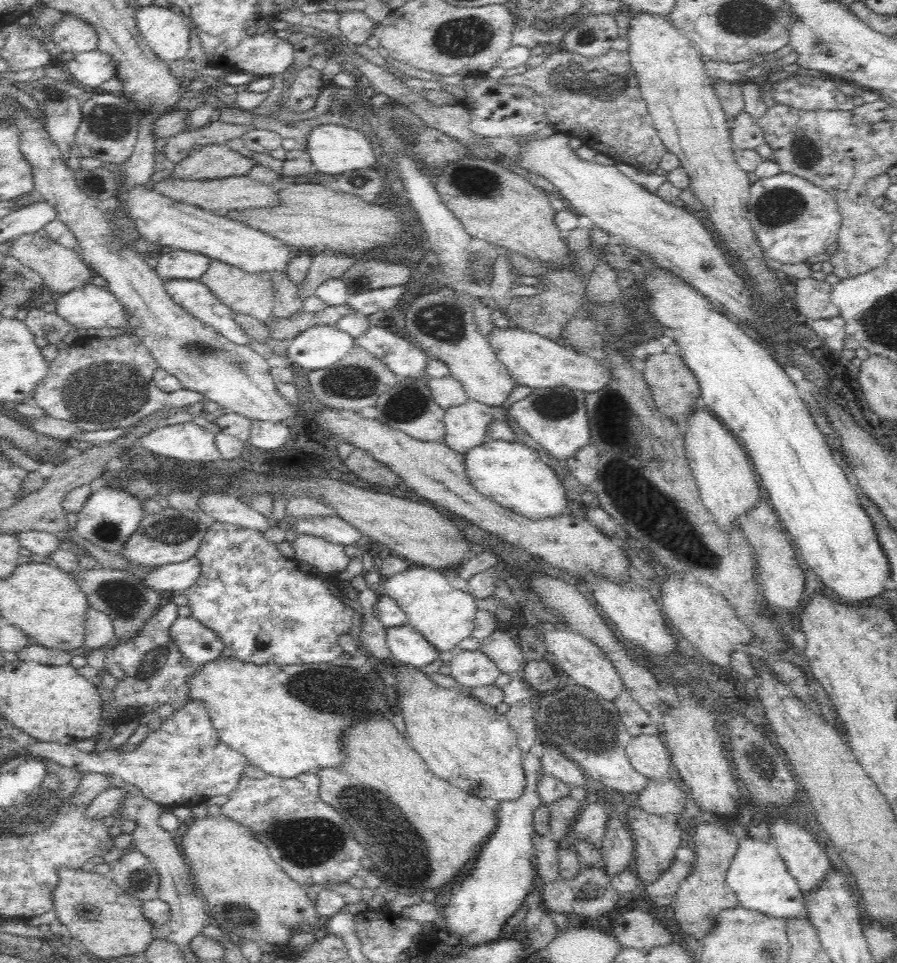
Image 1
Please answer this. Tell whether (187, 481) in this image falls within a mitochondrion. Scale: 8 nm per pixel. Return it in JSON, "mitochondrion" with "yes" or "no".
{"mitochondrion":"no"}

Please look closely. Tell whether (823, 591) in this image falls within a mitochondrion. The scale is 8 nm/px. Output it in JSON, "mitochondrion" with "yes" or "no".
{"mitochondrion":"no"}

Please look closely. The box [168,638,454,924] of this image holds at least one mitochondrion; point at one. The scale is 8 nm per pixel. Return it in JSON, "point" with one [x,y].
{"point":[376,815]}

